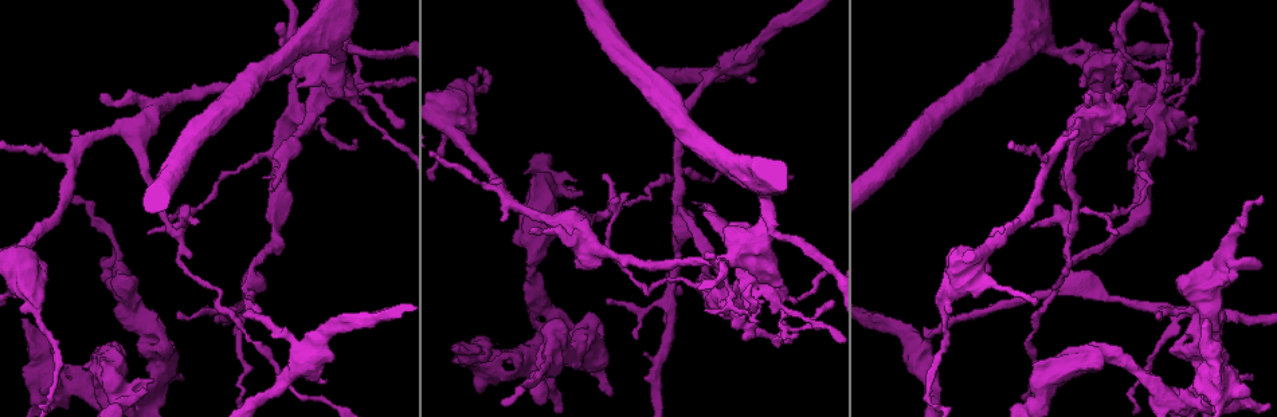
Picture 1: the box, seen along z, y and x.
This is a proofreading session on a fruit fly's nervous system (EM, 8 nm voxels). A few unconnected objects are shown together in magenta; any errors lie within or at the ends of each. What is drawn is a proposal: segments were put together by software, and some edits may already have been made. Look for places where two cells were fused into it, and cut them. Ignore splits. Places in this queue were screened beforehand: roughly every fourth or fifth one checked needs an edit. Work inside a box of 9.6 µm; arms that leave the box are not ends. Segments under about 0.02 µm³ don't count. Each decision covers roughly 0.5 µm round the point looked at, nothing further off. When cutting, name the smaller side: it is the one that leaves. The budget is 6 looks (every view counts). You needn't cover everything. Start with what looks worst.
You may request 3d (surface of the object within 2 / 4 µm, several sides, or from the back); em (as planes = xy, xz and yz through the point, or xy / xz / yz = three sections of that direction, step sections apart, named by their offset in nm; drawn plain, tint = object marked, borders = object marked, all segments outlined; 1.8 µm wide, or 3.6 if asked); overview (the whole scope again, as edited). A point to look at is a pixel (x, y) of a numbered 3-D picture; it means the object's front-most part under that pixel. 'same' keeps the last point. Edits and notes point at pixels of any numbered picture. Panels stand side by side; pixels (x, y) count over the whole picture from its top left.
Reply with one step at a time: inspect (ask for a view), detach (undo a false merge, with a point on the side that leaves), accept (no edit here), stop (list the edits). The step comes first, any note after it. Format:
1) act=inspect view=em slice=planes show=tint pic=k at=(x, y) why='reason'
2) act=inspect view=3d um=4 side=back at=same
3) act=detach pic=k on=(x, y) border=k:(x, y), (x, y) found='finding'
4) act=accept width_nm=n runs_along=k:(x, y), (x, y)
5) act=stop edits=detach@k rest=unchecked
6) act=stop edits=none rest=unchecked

act=inspect view=em slice=xz step=4 show=tint pic=1 at=(546, 305) why='abrupt turn'

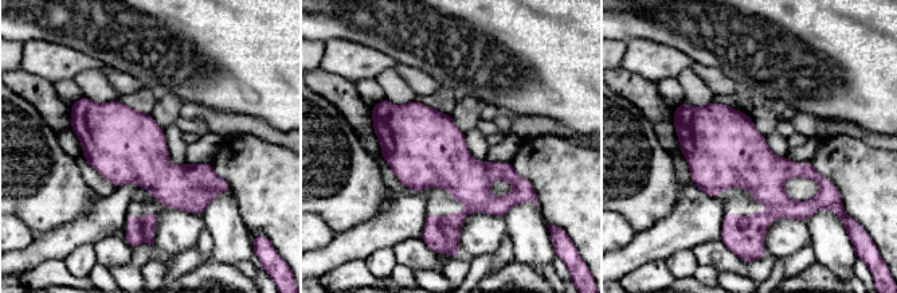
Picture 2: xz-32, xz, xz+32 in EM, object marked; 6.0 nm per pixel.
act=inspect view=em slice=planes show=tint at=same why='cut it another way'

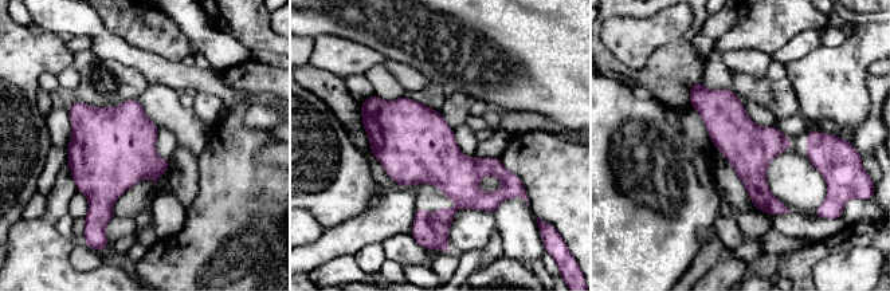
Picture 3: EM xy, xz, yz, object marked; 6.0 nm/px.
act=accept width_nm=300 found='all the same cell'

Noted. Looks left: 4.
act=inspect view=em um=3.6 slice=xy step=8 show=tint pic=1 at=(346, 91) why='calibre changes'

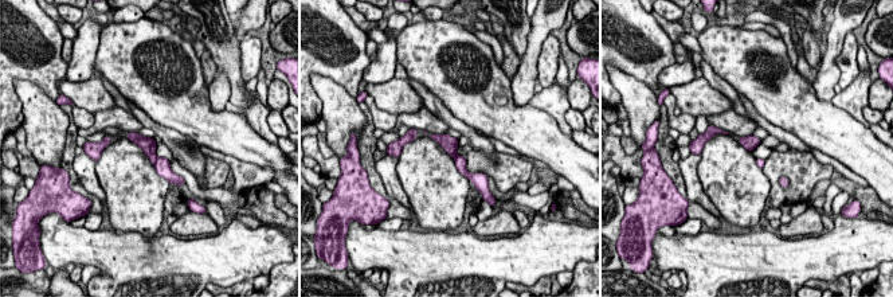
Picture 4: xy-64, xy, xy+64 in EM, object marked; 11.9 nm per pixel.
act=detach pic=4 on=(147, 144) width_nm=180 border=4:(157, 157), (153, 163) found='a second cell is stuck on'

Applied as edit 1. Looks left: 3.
act=inspect view=em um=3.6 slice=yz step=16 show=tint pic=1 at=(1041, 37) why='four arms meet'

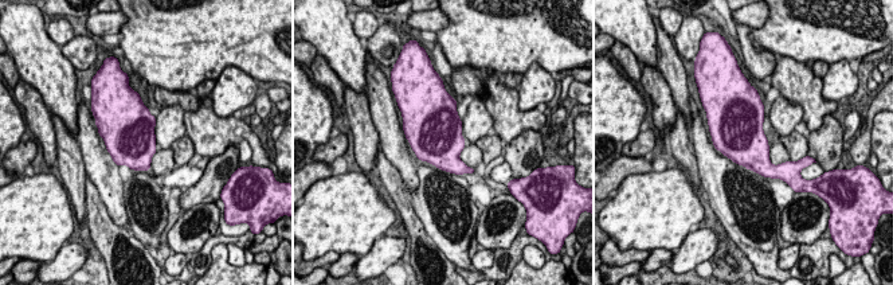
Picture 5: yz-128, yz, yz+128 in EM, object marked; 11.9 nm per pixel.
act=accept found='continuous, no second cell'

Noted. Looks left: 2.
act=stop edits=detach@4 rest=unchecked

